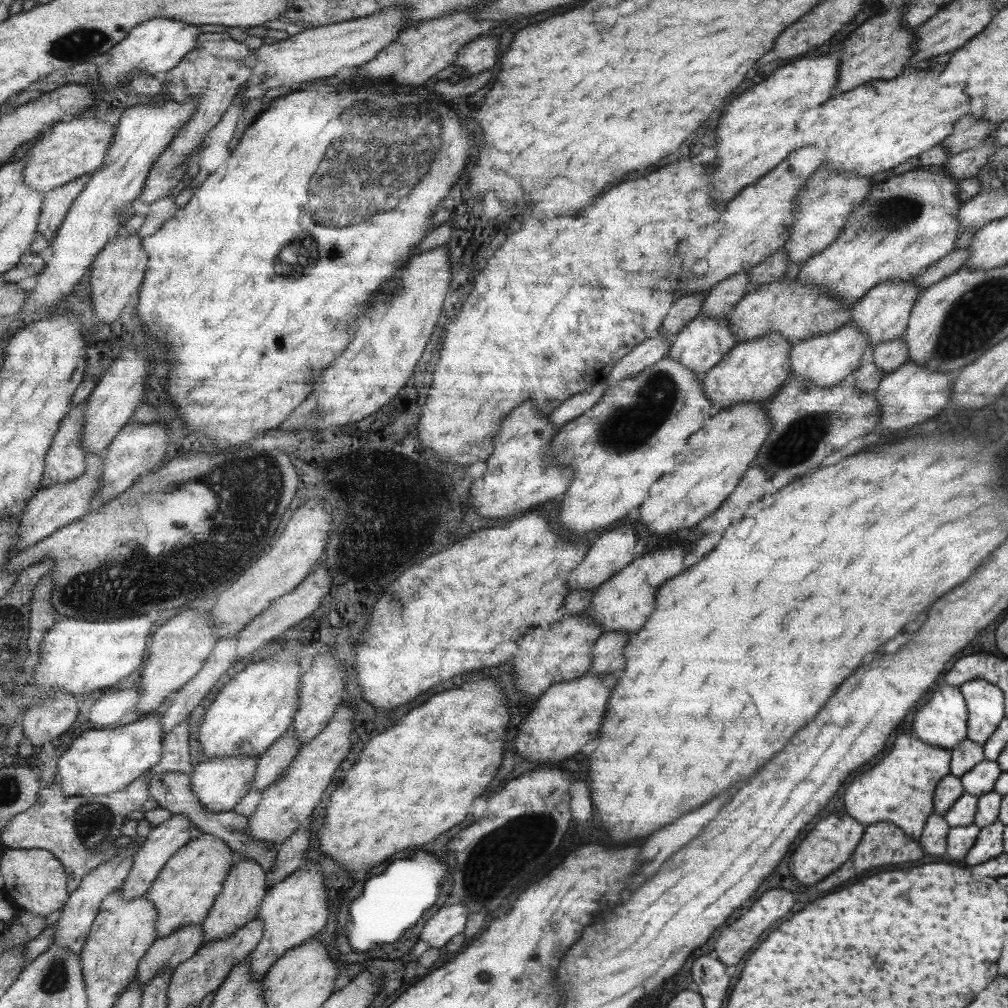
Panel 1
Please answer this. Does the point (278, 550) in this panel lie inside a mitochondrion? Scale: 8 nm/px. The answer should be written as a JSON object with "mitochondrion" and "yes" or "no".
{"mitochondrion":"no"}

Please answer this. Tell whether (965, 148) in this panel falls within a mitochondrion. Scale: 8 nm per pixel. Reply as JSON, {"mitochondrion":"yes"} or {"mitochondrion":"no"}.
{"mitochondrion":"no"}

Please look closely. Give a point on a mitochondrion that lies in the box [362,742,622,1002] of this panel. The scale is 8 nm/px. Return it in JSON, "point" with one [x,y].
{"point":[552,926]}

